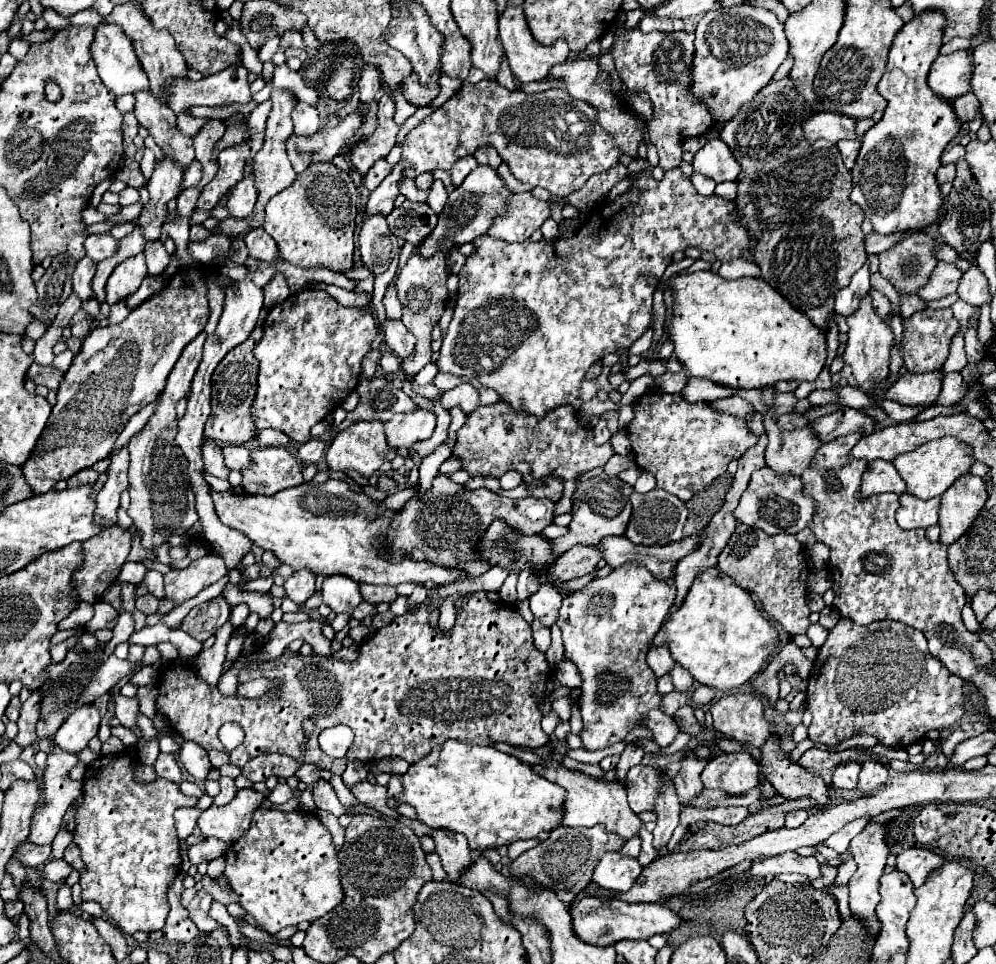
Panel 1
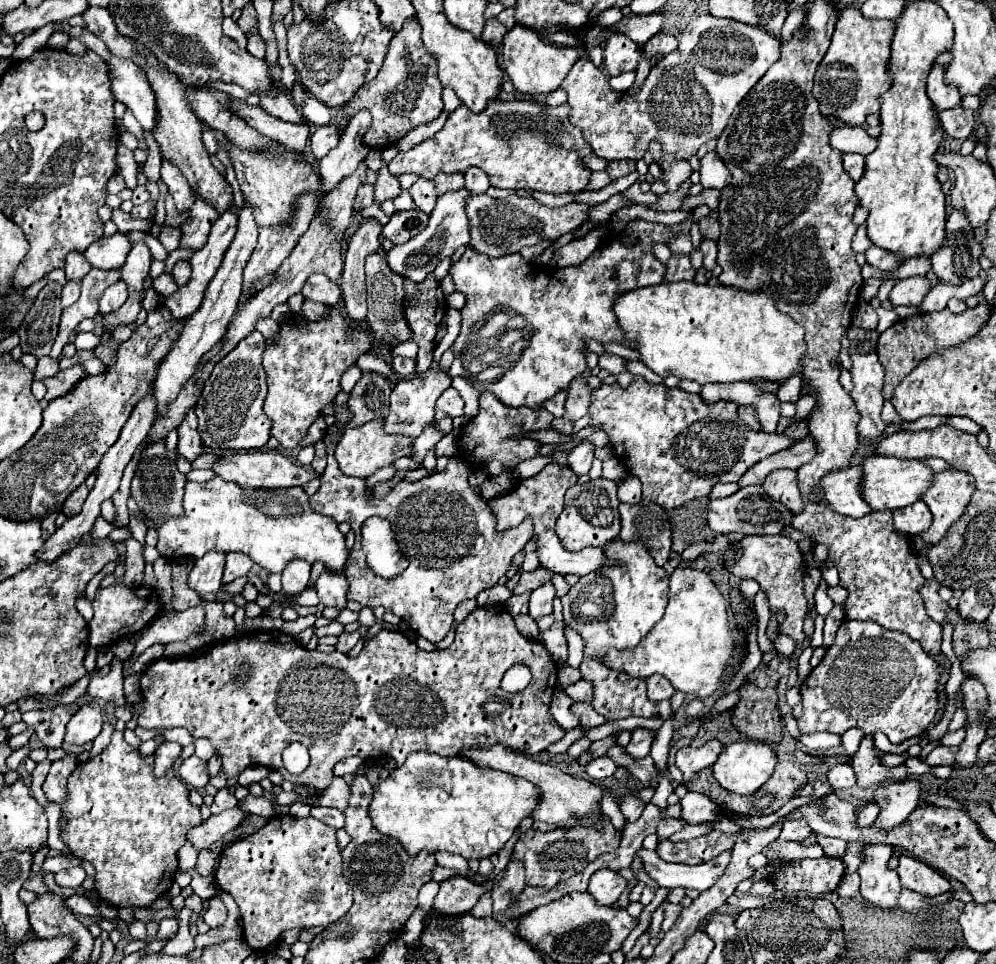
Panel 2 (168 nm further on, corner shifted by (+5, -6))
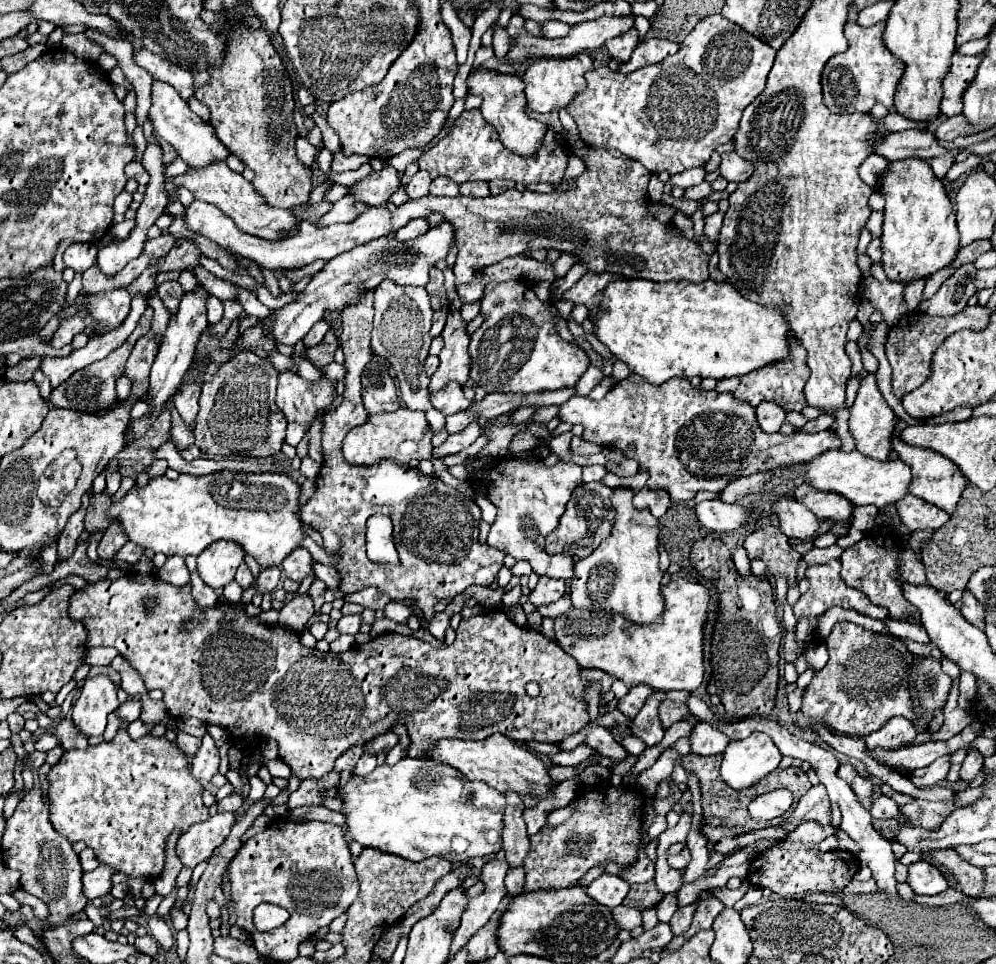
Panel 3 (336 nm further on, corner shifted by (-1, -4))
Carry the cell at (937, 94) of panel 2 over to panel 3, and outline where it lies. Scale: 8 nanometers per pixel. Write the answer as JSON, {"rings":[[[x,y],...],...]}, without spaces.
{"rings":[[[960,53],[952,55],[950,71],[946,73],[946,77],[942,81],[944,97],[942,97],[940,113],[944,117],[952,117],[952,115],[962,113],[962,95],[964,95],[966,87],[970,87],[970,83],[974,81],[976,69],[978,69],[976,57],[960,55]]]}

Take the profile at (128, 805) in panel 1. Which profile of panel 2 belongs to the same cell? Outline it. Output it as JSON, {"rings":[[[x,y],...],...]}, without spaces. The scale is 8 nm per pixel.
{"rings":[[[114,731],[110,745],[108,745],[98,757],[88,759],[88,761],[84,761],[84,763],[78,763],[78,767],[72,771],[72,775],[68,777],[70,797],[68,797],[68,803],[62,807],[62,811],[64,811],[66,819],[68,819],[68,825],[62,829],[60,839],[62,839],[78,857],[84,857],[86,861],[90,861],[90,863],[94,865],[94,869],[96,869],[96,875],[94,875],[94,891],[98,893],[100,901],[104,901],[104,903],[108,903],[110,907],[116,907],[116,909],[126,909],[126,907],[130,907],[130,909],[150,909],[152,903],[154,903],[158,897],[166,895],[166,891],[172,887],[174,873],[176,873],[176,869],[178,869],[176,853],[178,853],[178,849],[184,845],[188,829],[192,829],[194,825],[202,823],[200,809],[194,807],[194,805],[188,801],[188,789],[186,789],[184,783],[178,779],[178,775],[176,775],[174,771],[168,771],[162,779],[156,779],[154,773],[152,773],[152,769],[154,769],[154,757],[138,757],[138,755],[140,755],[138,749],[130,747],[130,745],[124,741],[124,737],[122,737],[120,731]]]}

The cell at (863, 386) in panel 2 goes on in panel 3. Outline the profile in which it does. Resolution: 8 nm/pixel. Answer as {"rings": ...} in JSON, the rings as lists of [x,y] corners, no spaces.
{"rings":[[[866,375],[866,379],[862,381],[862,387],[858,389],[854,405],[850,407],[850,435],[854,437],[856,449],[862,455],[874,457],[878,461],[890,461],[890,435],[892,435],[894,425],[896,425],[894,421],[896,421],[896,415],[888,407],[888,403],[882,397],[882,393],[878,391],[876,377],[874,375]]]}

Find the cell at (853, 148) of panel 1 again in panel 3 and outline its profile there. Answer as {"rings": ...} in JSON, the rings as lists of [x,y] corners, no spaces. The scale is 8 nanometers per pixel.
{"rings":[[[872,153],[872,155],[868,155],[868,157],[864,159],[864,163],[860,165],[860,177],[864,179],[866,185],[876,187],[876,185],[880,183],[880,177],[884,175],[888,163],[890,163],[890,161],[888,161],[888,159],[882,159],[882,155]]]}

